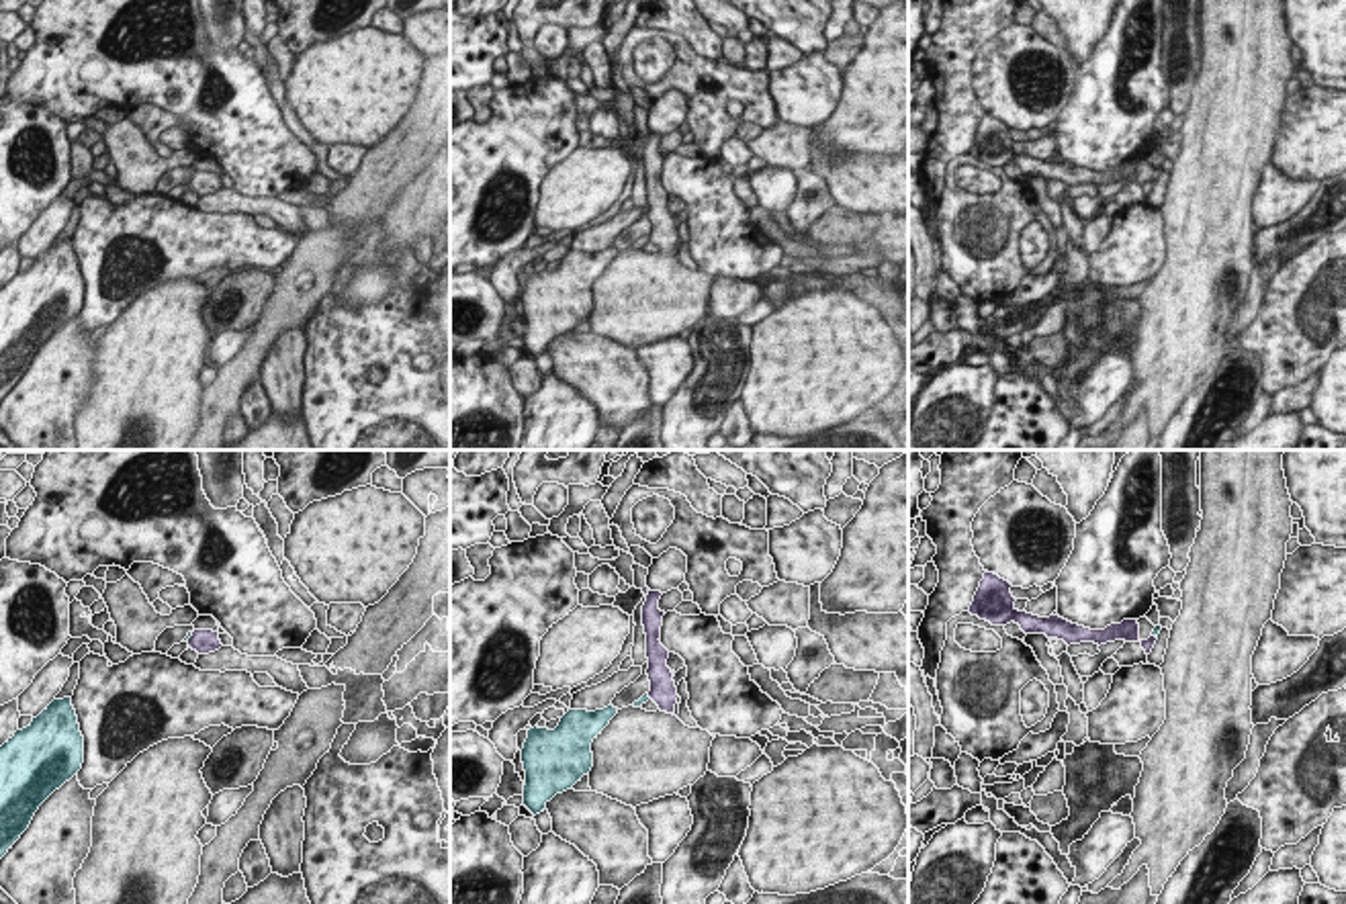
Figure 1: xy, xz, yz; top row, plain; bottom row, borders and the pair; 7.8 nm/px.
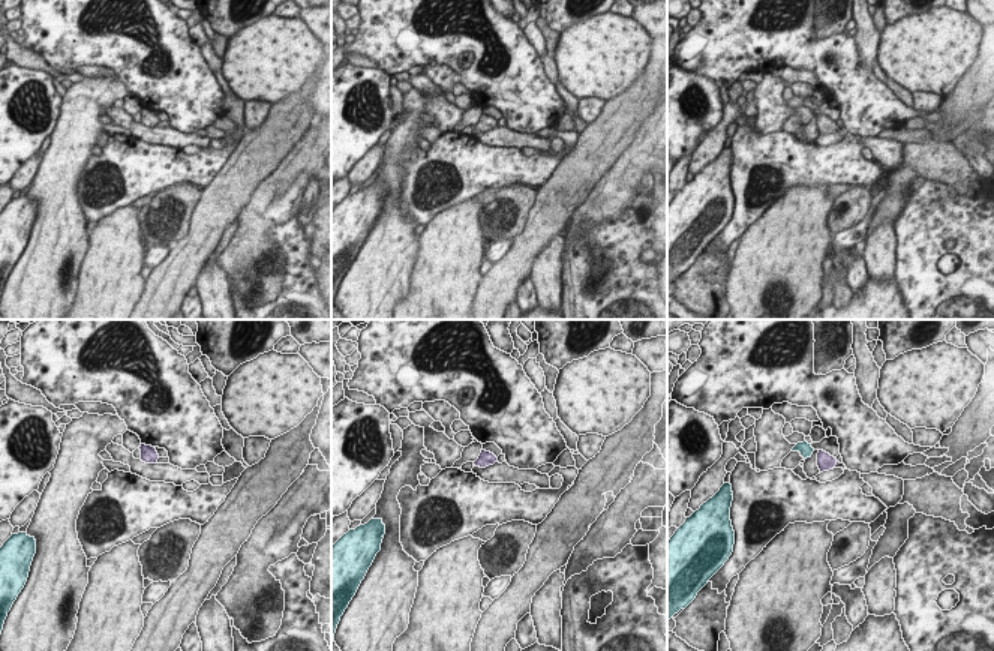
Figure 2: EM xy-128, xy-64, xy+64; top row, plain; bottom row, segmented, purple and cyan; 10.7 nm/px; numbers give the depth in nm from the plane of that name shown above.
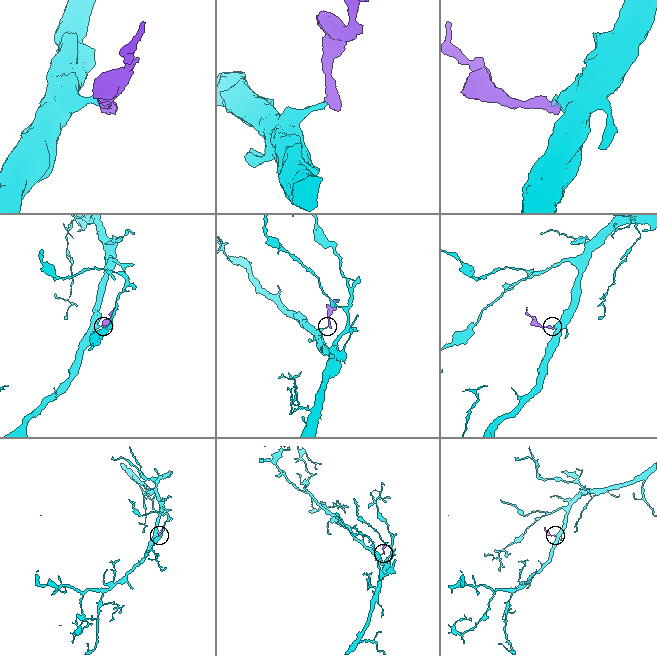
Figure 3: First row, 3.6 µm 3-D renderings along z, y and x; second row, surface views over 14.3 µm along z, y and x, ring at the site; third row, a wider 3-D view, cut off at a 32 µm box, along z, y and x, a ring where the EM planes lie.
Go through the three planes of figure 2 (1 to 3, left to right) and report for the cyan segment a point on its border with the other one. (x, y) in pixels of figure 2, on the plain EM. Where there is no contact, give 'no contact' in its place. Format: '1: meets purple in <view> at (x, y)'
1: no contact
2: no contact
3: no contact

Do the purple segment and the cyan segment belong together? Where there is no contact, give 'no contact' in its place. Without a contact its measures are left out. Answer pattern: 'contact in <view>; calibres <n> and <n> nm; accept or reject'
contact in xy; calibres 190 and 30 nm; reject

